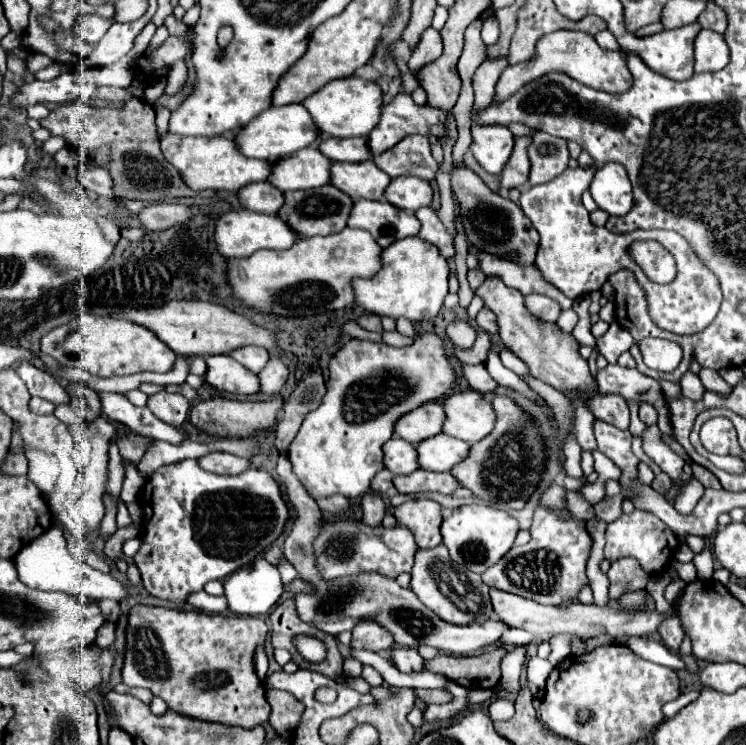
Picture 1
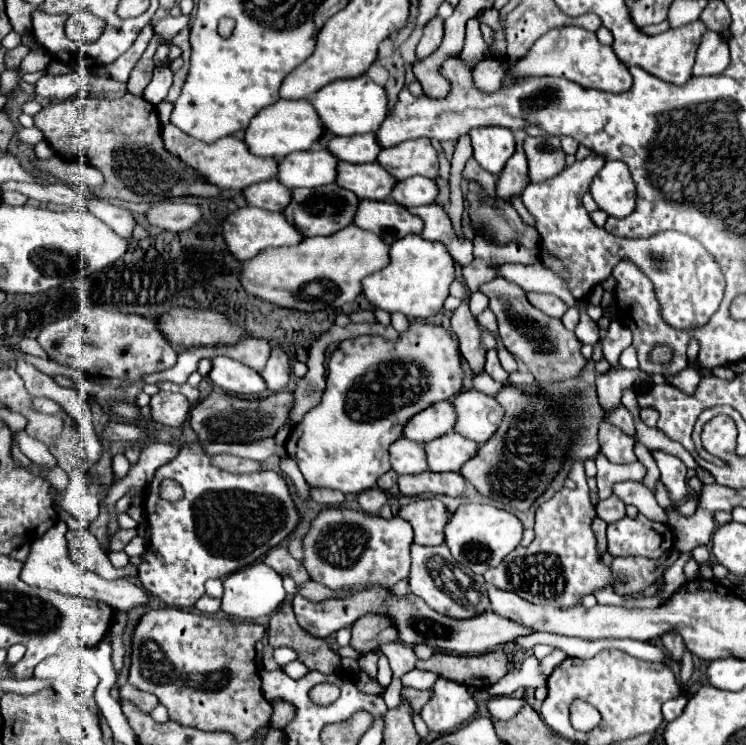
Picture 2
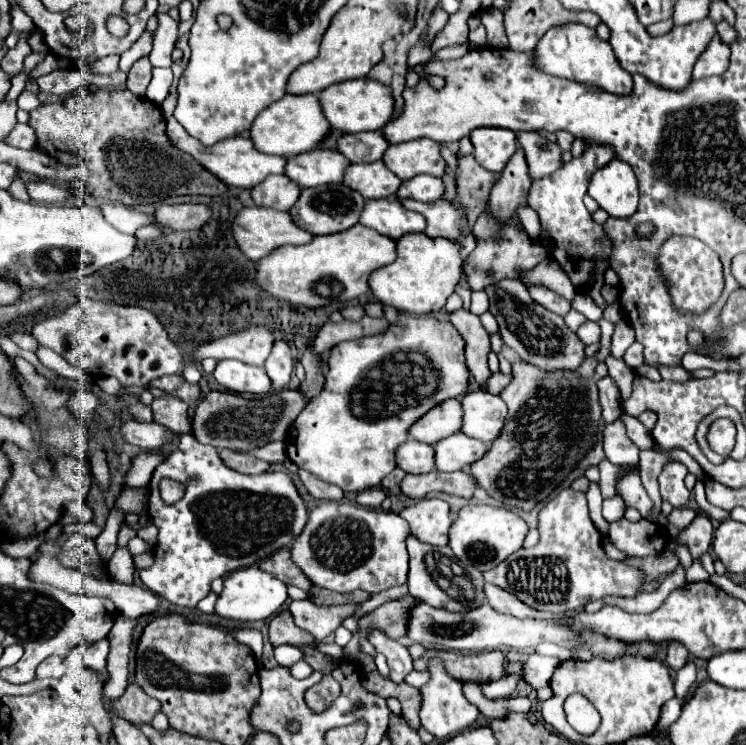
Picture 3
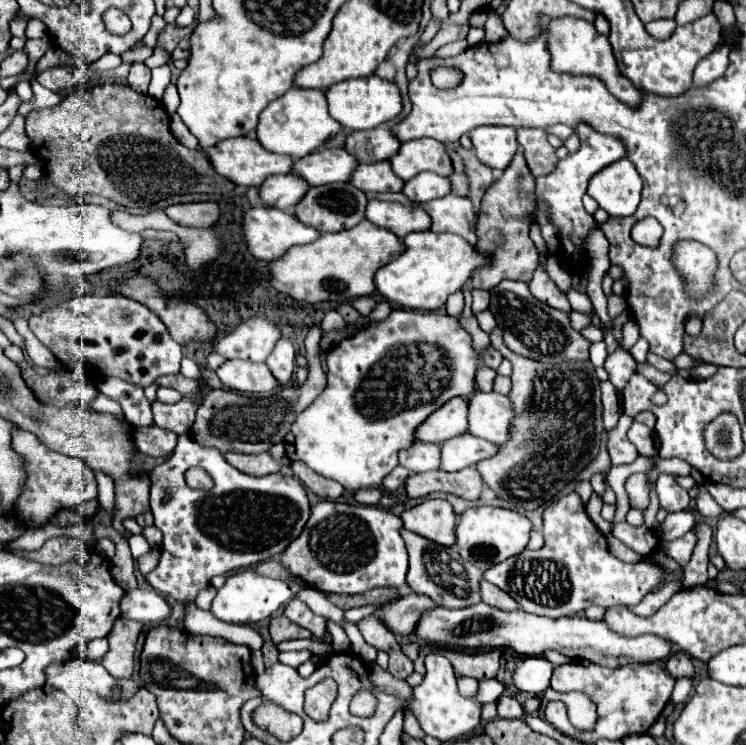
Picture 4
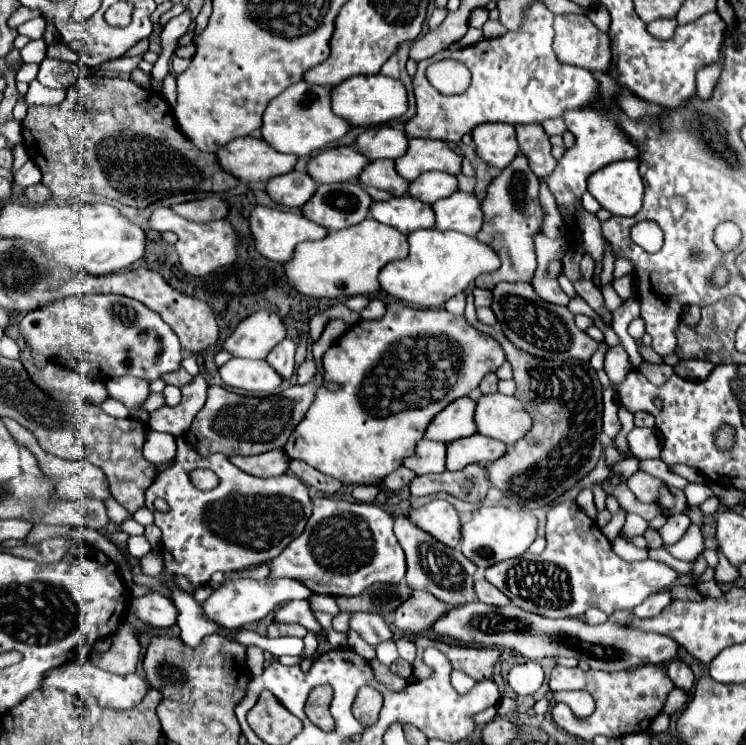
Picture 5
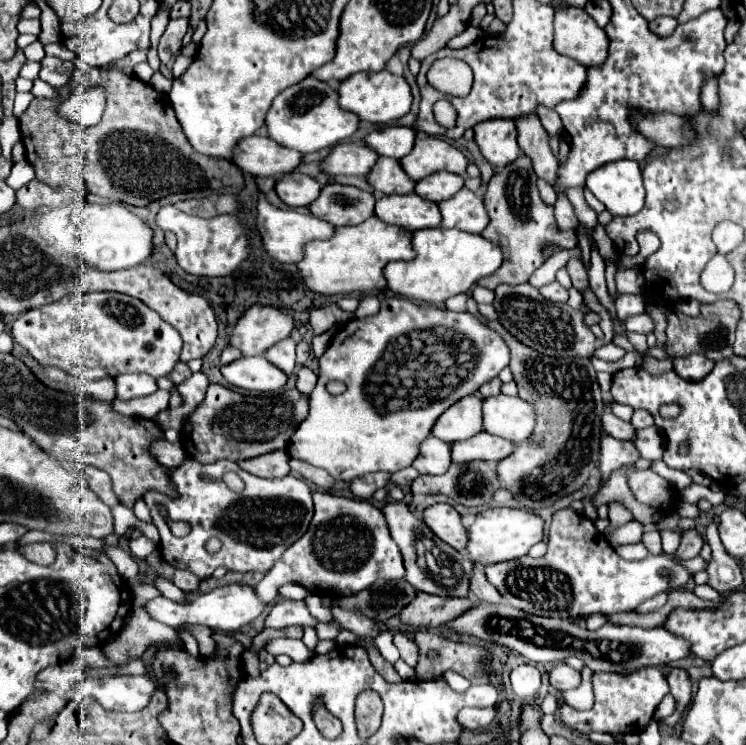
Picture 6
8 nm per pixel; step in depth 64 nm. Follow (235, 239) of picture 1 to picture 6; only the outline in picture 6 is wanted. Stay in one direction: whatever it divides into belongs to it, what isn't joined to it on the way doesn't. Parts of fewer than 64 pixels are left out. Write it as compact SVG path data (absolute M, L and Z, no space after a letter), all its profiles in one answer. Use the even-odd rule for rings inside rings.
M260 192L258 194L258 220L256 220L256 228L262 236L264 248L266 252L270 252L270 256L274 260L280 262L290 262L296 264L304 258L304 246L316 238L320 240L328 240L334 234L334 226L330 222L324 222L312 214L304 214L304 212L296 212L296 210L280 210L276 206L272 206L266 196Z

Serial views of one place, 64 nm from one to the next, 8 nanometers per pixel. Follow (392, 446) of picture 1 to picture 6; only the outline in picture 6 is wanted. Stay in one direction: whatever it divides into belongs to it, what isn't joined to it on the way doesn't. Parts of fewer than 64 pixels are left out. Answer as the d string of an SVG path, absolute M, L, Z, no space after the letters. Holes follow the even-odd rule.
M428 436L428 440L424 440L420 448L416 464L412 466L416 466L420 474L444 474L450 464L450 444L446 444L444 440L436 440L434 436Z

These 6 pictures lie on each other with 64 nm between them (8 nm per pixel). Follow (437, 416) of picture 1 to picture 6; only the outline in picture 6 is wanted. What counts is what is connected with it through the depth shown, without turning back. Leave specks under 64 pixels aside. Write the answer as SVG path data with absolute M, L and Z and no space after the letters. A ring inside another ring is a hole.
M466 396L458 400L444 416L440 416L432 436L452 444L458 440L468 440L482 430L482 398Z

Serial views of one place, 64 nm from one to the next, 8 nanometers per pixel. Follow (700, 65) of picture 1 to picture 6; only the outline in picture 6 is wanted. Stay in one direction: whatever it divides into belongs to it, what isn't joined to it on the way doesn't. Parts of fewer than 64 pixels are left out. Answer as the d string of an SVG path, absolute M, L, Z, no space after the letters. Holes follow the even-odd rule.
M708 80L708 84L704 84L704 92L702 92L702 106L706 112L716 114L720 100L718 100L718 82L716 80Z

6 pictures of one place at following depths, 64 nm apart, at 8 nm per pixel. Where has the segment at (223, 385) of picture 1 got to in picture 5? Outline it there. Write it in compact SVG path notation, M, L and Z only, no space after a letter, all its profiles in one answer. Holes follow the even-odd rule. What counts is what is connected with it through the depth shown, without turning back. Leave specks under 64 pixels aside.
M232 358L220 368L220 376L226 386L248 392L274 392L284 382L268 362L248 358Z

